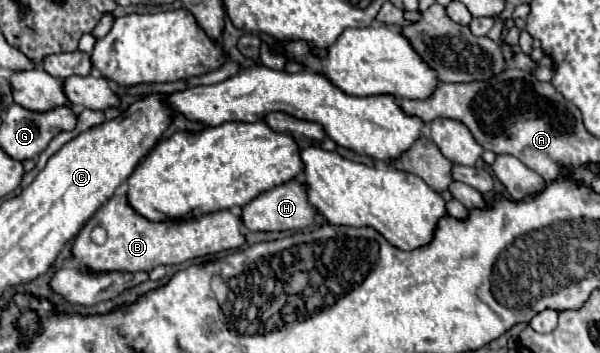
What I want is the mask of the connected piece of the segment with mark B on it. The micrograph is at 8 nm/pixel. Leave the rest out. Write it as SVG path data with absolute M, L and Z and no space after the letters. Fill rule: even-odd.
M118 193L108 199L94 215L86 221L72 245L72 261L76 261L84 271L90 273L110 273L110 271L152 271L158 265L180 265L194 257L204 257L228 249L238 249L244 245L246 239L242 235L242 219L232 211L216 211L208 215L200 215L198 219L178 219L178 221L164 221L152 223L146 221L142 215L130 209L124 195ZM94 227L102 227L108 237L106 243L98 245L90 239Z

